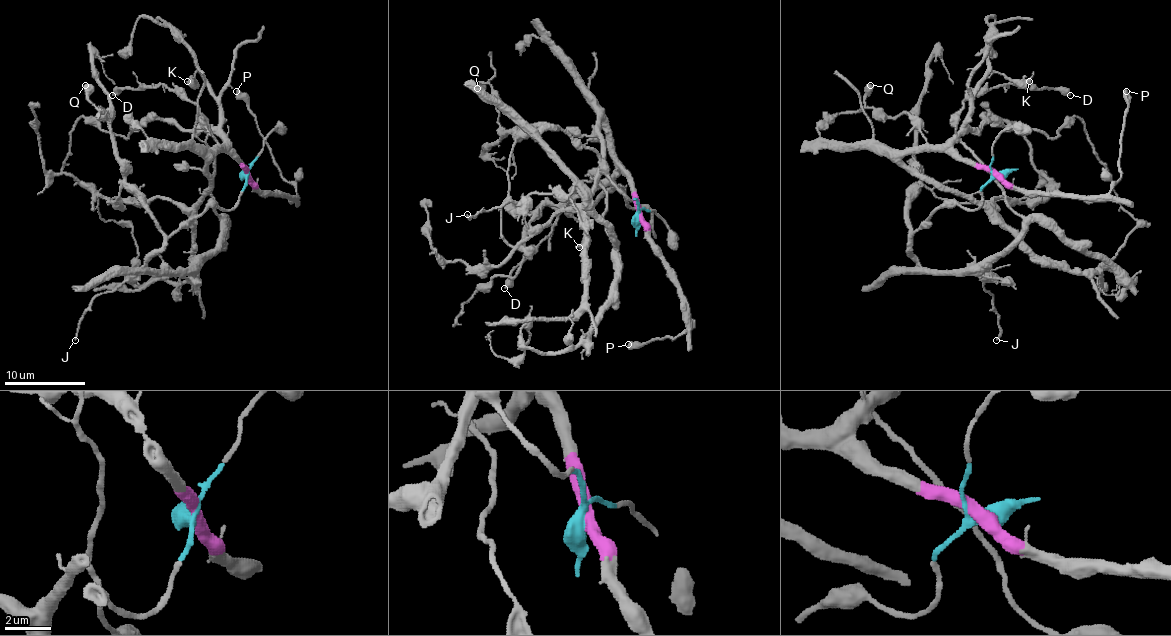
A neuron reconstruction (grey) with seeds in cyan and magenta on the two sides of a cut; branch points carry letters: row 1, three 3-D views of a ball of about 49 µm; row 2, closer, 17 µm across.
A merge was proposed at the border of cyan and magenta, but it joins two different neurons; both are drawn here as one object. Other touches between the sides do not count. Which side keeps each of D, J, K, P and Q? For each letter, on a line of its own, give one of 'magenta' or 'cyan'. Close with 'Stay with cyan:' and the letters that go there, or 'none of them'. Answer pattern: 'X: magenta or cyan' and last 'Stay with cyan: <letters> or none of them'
D: cyan
J: cyan
K: magenta
P: magenta
Q: cyan
Stay with cyan: D, J, Q

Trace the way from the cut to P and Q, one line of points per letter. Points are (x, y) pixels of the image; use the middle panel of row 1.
P: (639, 213), (667, 276), (678, 288), (688, 329), (674, 339), (663, 337), (629, 345)
Q: (637, 213), (602, 160), (560, 130), (503, 132), (497, 95), (476, 89)

